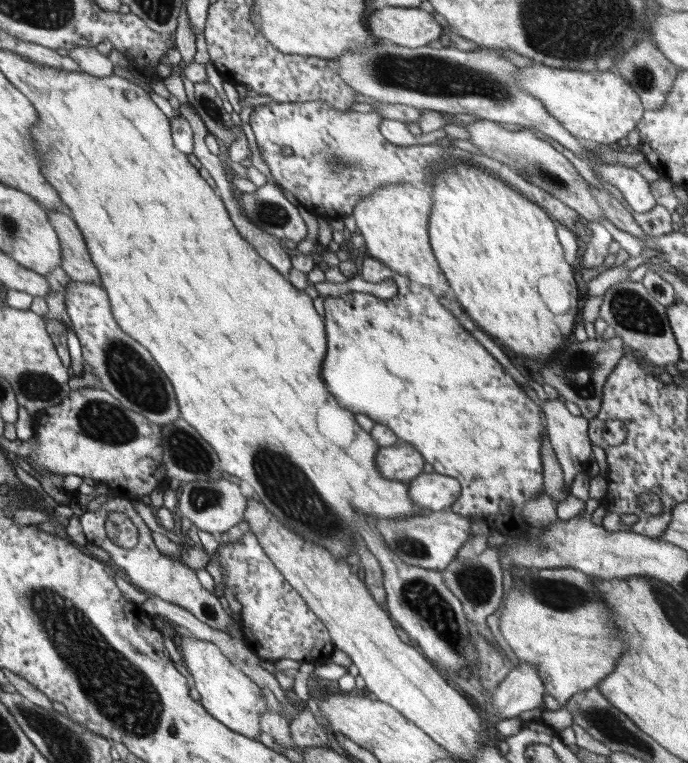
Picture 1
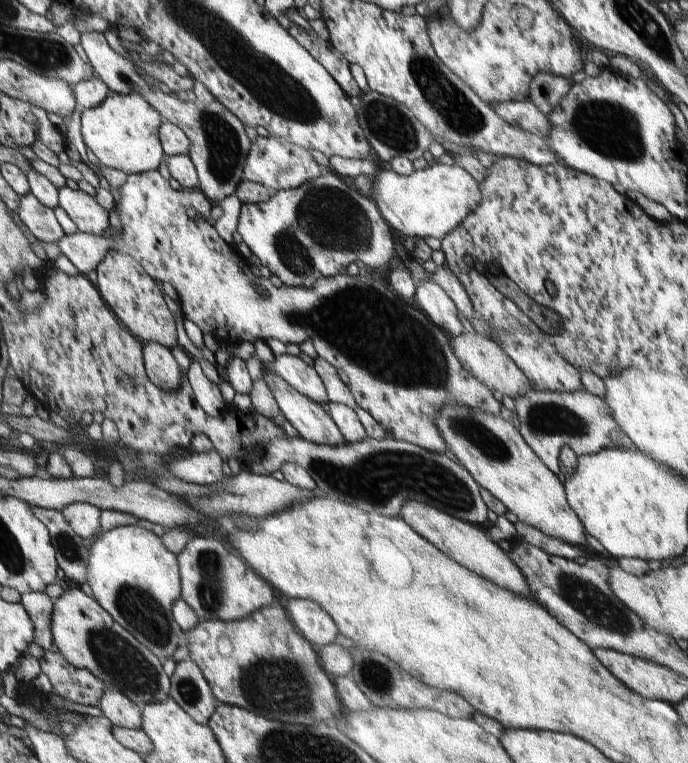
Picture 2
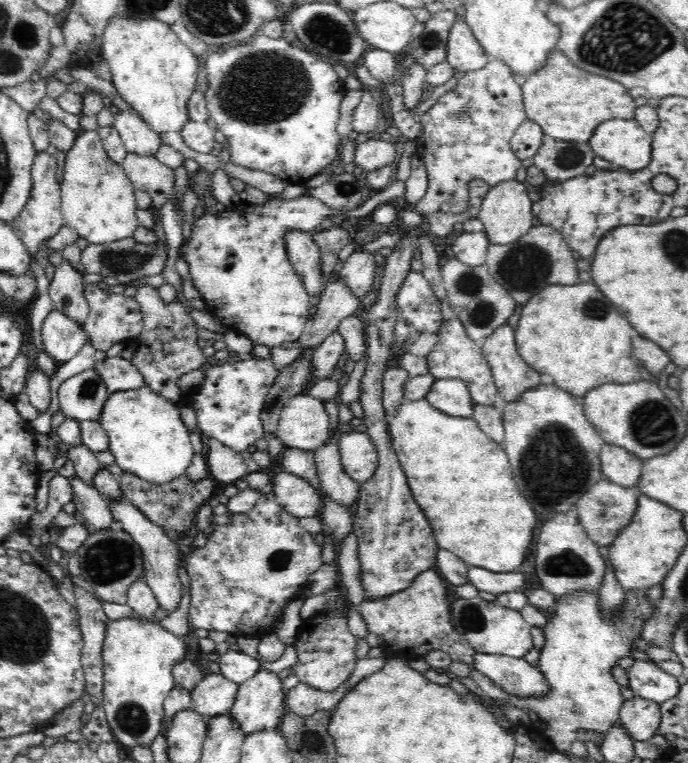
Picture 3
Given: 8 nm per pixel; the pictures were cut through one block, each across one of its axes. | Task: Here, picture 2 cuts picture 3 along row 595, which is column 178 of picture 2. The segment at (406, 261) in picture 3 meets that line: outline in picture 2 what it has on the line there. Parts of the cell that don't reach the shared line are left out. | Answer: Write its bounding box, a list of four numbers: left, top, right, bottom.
[145,342,183,392]

